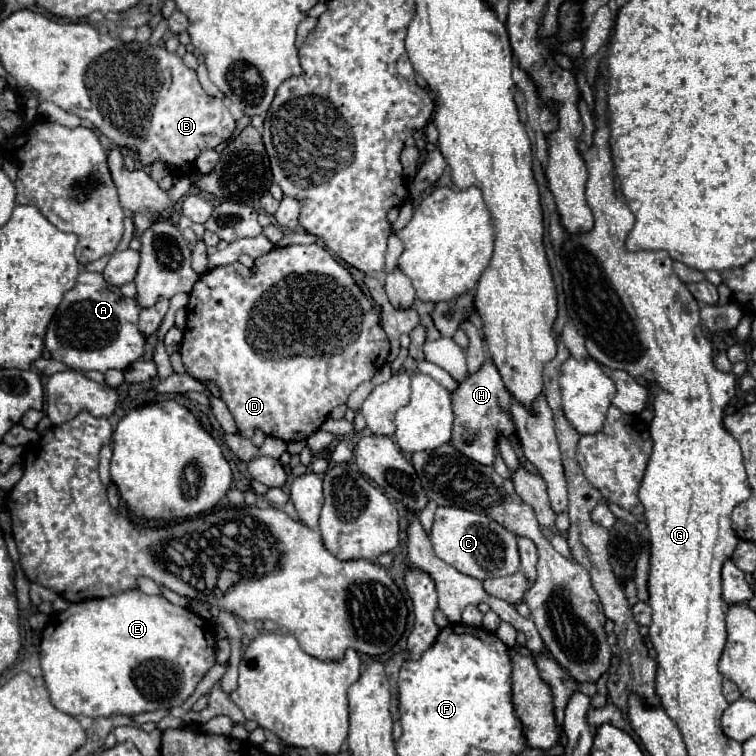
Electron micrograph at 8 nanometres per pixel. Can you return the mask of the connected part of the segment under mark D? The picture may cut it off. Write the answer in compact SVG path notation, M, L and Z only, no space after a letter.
M309 244L309 246L285 246L285 248L273 248L269 254L259 256L257 262L257 274L251 276L251 270L247 270L247 266L243 266L241 262L229 264L229 266L217 266L209 272L205 272L193 286L191 294L189 294L189 304L187 304L187 326L183 332L183 340L181 340L181 358L183 364L187 368L187 374L197 378L199 382L215 382L215 386L219 388L221 400L227 404L229 412L235 418L237 424L237 434L241 438L253 438L255 430L261 430L267 436L291 442L291 440L307 440L313 432L317 432L321 428L321 424L325 422L325 418L329 416L329 412L339 406L345 404L349 394L361 384L367 382L375 376L375 372L387 362L389 356L389 340L387 334L383 332L383 328L379 326L377 320L377 312L371 304L371 300L359 290L359 286L355 284L355 280L351 278L349 270L345 266L341 266L339 262L335 262L335 258L319 244Z

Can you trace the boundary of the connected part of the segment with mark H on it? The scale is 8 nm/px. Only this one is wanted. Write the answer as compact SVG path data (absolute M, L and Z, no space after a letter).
M491 360L483 364L483 368L475 374L471 374L459 388L453 392L453 438L451 444L457 446L461 454L467 458L473 458L475 462L481 462L485 466L491 466L495 460L495 446L497 446L497 434L509 436L515 426L507 414L507 408L511 402L509 392L505 390L505 384L493 366Z

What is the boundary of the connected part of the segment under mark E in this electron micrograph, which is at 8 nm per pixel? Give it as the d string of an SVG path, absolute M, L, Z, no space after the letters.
M127 590L121 592L117 596L109 596L109 598L95 598L95 600L83 600L77 604L71 604L65 612L55 614L49 622L49 628L43 630L41 636L41 646L39 646L39 654L41 654L41 668L43 668L43 678L45 678L45 686L51 694L53 704L63 710L65 714L71 716L91 716L91 718L101 718L101 716L117 716L117 714L125 714L125 716L135 716L141 712L153 712L159 708L173 708L173 706L181 706L197 688L197 684L203 680L203 676L217 664L217 656L215 656L215 646L217 646L217 638L215 638L215 628L211 622L207 622L205 618L201 618L199 614L183 608L183 606L175 606L169 600L165 600L161 594L155 596L147 596L139 590Z

